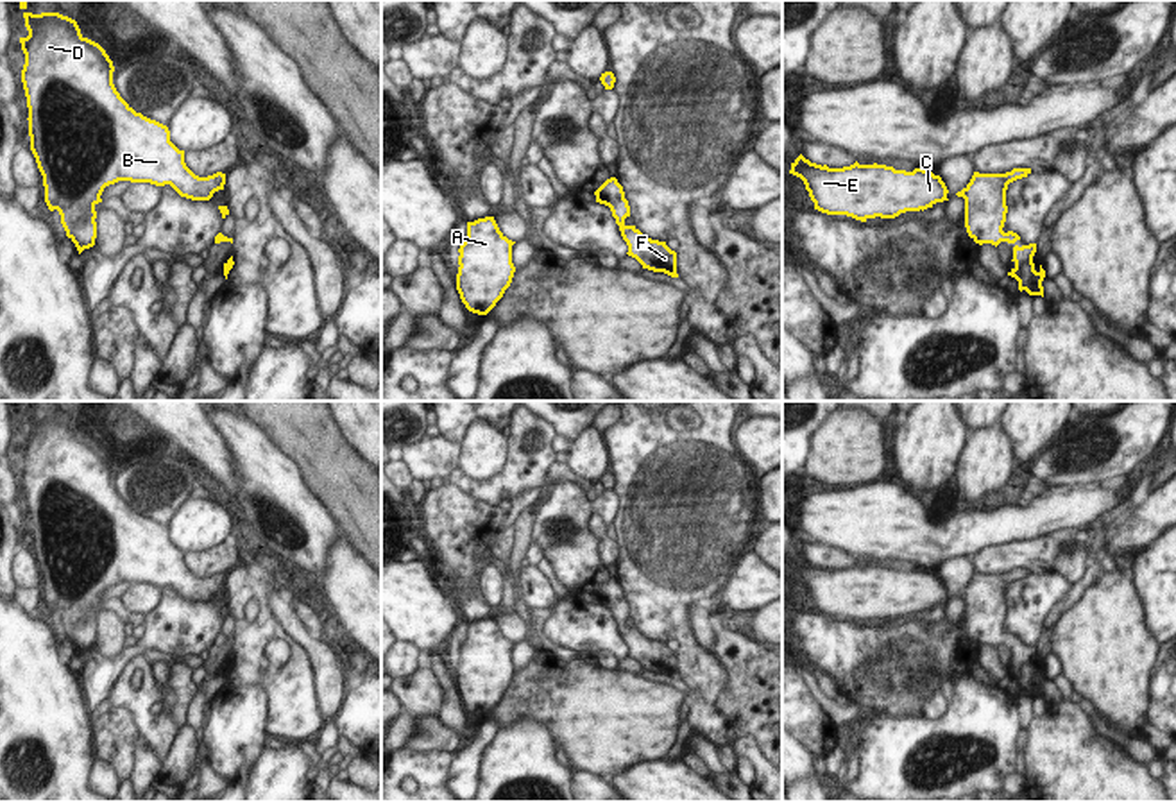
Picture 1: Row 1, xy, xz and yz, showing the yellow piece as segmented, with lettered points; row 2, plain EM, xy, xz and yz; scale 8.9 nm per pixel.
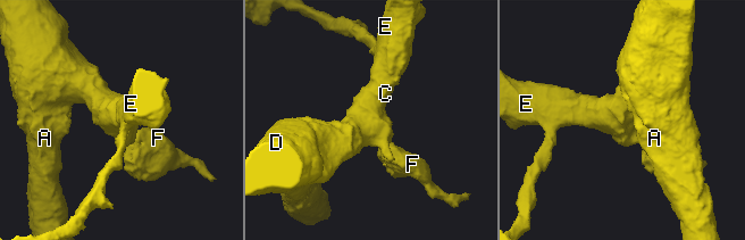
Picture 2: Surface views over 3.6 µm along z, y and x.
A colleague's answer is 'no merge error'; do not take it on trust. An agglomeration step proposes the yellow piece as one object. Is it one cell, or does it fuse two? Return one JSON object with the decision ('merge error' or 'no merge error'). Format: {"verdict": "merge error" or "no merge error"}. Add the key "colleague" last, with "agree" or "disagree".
{"verdict": "no merge error", "colleague": "agree"}

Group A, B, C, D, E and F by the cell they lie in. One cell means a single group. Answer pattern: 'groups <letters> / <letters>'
groups A B C D E F

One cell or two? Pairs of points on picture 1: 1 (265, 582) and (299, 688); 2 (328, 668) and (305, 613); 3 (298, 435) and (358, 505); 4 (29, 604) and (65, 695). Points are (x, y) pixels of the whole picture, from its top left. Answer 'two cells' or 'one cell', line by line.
1: one cell
2: two cells
3: one cell
4: two cells

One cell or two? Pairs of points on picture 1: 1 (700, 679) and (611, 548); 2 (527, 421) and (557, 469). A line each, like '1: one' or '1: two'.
1: two
2: two

